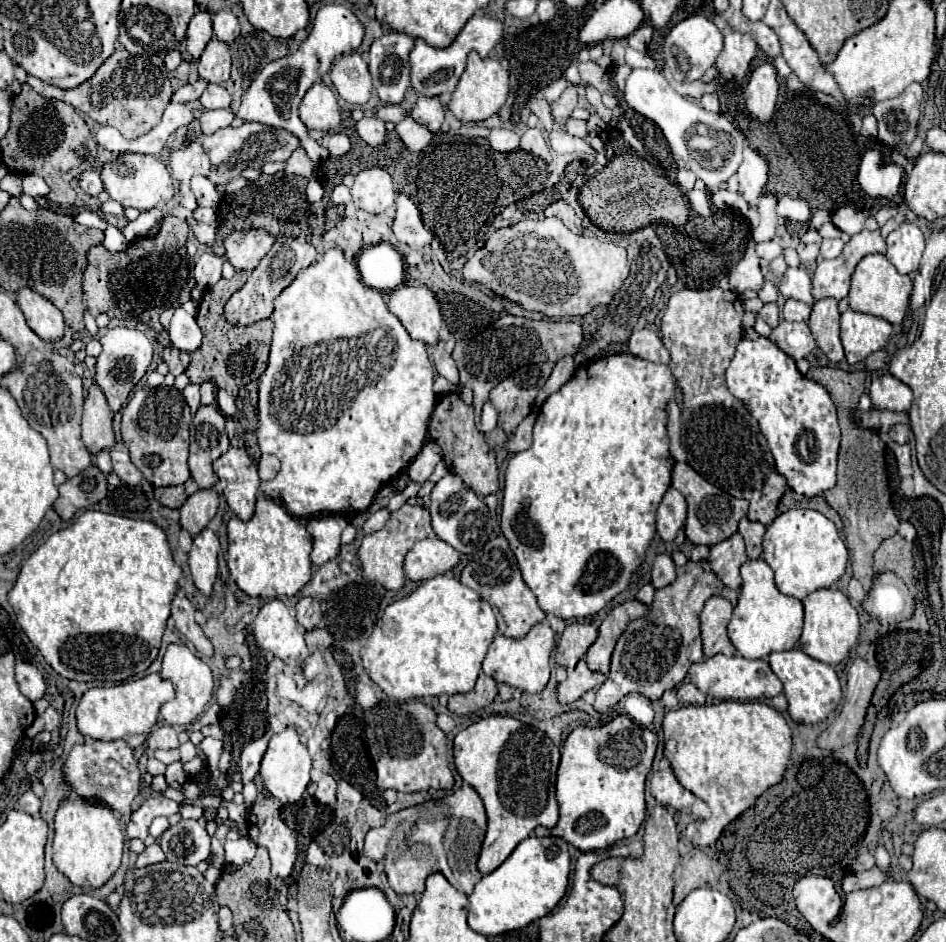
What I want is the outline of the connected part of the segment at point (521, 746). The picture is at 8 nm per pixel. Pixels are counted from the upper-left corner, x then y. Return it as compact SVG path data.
M489 716L455 736L455 768L461 778L481 796L487 810L487 834L479 856L479 872L489 874L499 868L515 846L537 826L553 828L559 820L555 800L555 776L559 748L541 730L511 716Z

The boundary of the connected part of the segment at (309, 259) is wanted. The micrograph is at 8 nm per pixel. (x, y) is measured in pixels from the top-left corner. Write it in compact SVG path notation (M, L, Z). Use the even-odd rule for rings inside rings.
M293 238L277 240L273 244L273 248L263 256L259 266L251 272L245 286L241 290L237 290L225 302L225 312L223 312L225 320L233 326L249 326L249 324L255 324L263 318L269 318L271 312L273 312L273 300L281 294L283 288L287 288L295 280L295 276L303 268L307 268L315 260L317 260L317 252L309 242L299 242L299 240L293 240Z

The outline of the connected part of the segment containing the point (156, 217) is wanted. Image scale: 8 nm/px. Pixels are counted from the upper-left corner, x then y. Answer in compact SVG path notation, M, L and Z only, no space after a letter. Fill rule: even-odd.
M151 208L151 210L145 210L135 222L129 222L125 228L123 228L123 234L127 236L127 240L135 240L135 238L143 238L147 236L147 232L165 218L165 212L161 208Z

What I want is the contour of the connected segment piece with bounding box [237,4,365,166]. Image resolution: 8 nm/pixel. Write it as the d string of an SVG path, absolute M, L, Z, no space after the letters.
M323 4L313 20L313 28L311 28L307 40L301 42L297 52L291 56L283 56L279 60L269 62L255 76L255 80L249 84L249 88L245 90L245 94L241 98L241 106L239 106L237 116L247 120L247 122L261 122L265 126L273 126L273 128L281 128L281 130L291 132L293 136L299 138L309 158L318 166L328 158L329 151L324 150L309 137L305 124L301 122L301 118L297 114L299 102L305 96L305 92L313 86L313 82L319 82L321 76L331 68L331 64L337 56L341 56L343 52L351 52L351 50L359 48L363 34L365 34L365 26L347 6Z

